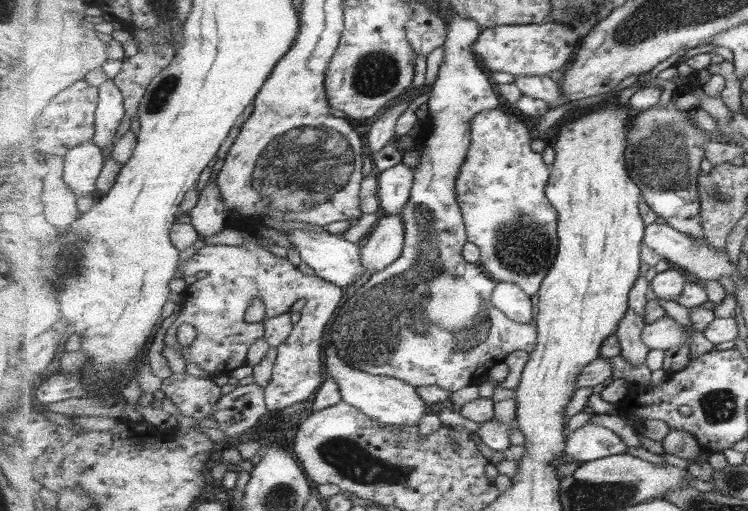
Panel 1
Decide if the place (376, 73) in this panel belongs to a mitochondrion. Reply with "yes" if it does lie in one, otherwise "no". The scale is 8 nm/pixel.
yes

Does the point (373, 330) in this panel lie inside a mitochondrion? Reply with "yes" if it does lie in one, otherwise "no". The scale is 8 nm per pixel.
yes

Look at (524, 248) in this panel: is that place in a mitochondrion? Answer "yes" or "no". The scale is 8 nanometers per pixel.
yes

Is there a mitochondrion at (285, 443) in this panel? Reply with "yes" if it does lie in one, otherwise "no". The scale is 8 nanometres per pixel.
no

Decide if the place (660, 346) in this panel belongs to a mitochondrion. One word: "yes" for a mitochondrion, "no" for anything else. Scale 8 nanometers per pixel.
no

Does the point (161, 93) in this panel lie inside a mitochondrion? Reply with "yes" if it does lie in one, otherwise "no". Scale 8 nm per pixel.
yes

